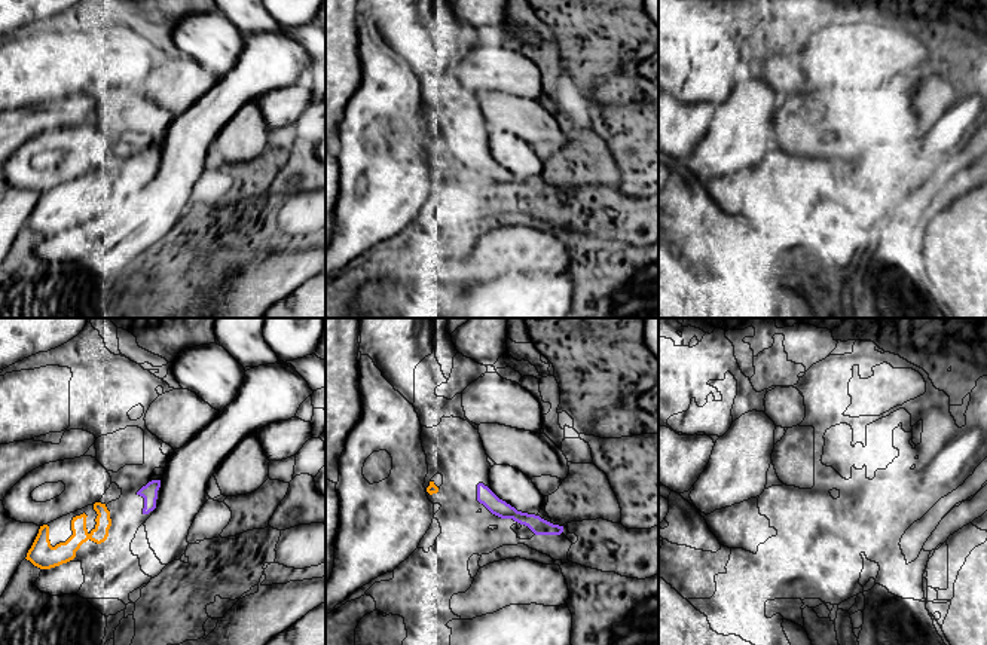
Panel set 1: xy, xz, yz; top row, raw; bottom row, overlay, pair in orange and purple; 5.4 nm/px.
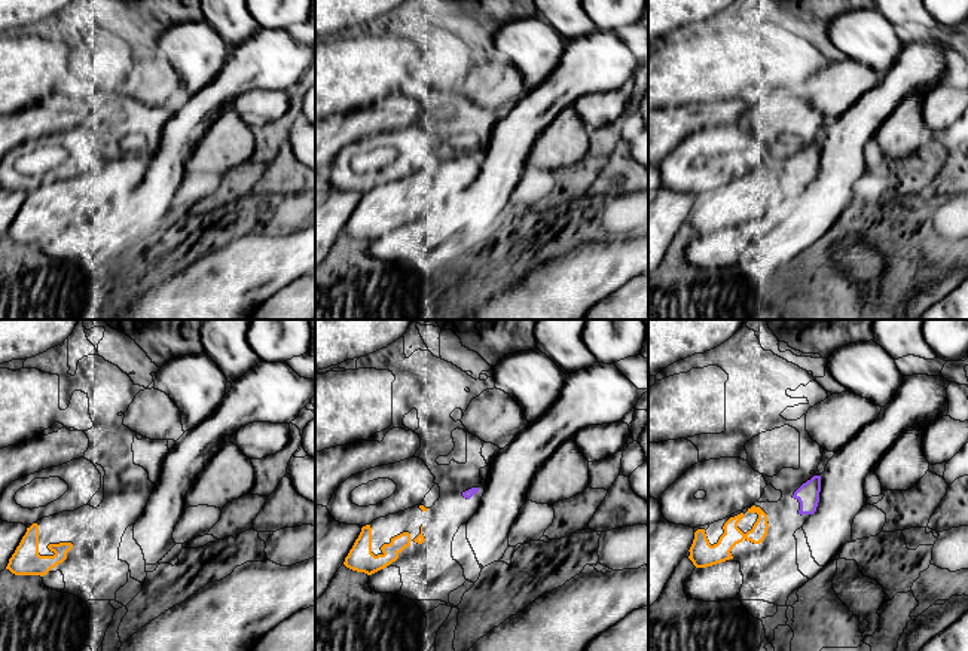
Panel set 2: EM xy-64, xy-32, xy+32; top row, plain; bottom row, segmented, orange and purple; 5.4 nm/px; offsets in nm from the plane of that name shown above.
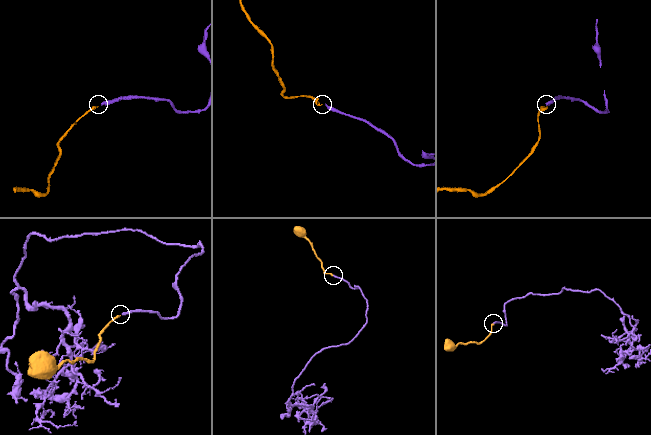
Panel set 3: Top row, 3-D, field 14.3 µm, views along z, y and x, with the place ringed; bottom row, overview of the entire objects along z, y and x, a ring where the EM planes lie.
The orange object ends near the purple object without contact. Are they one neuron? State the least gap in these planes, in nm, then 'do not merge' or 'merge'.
180 nm apart; merge

